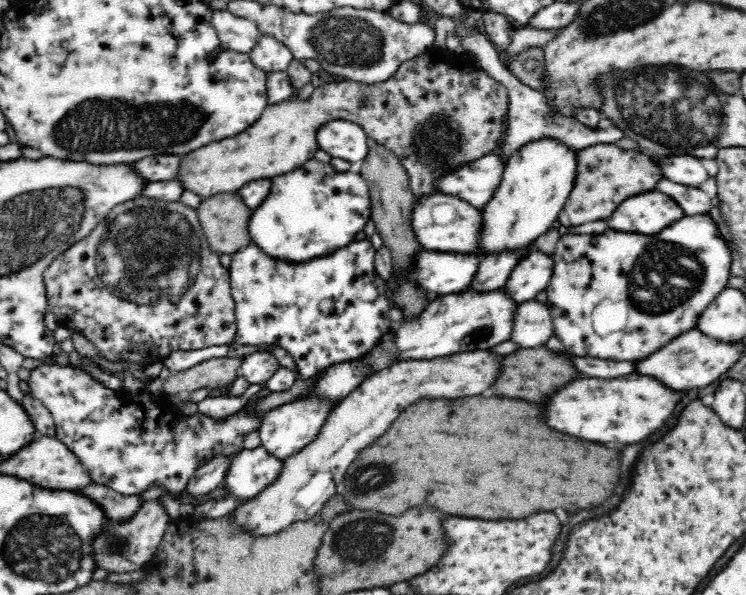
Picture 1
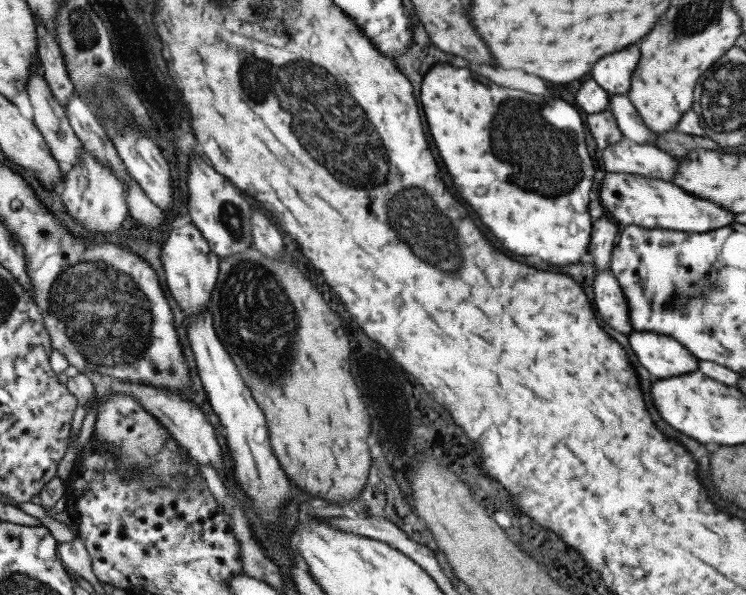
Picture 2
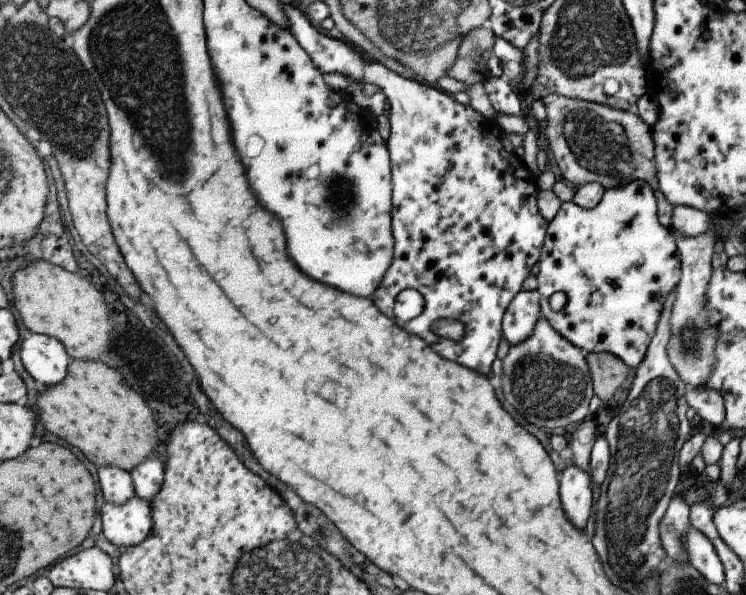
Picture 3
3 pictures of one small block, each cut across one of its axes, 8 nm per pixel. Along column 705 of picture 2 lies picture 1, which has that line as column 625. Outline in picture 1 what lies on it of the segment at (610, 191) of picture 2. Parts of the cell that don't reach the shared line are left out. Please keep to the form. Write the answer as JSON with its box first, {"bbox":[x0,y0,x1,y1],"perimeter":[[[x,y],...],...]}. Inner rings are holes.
{"bbox":[608,190,684,234],"perimeter":[[[654,190],[622,202],[622,206],[618,206],[618,210],[614,210],[614,214],[608,218],[608,226],[614,230],[656,234],[682,216],[684,212],[674,198]]]}

